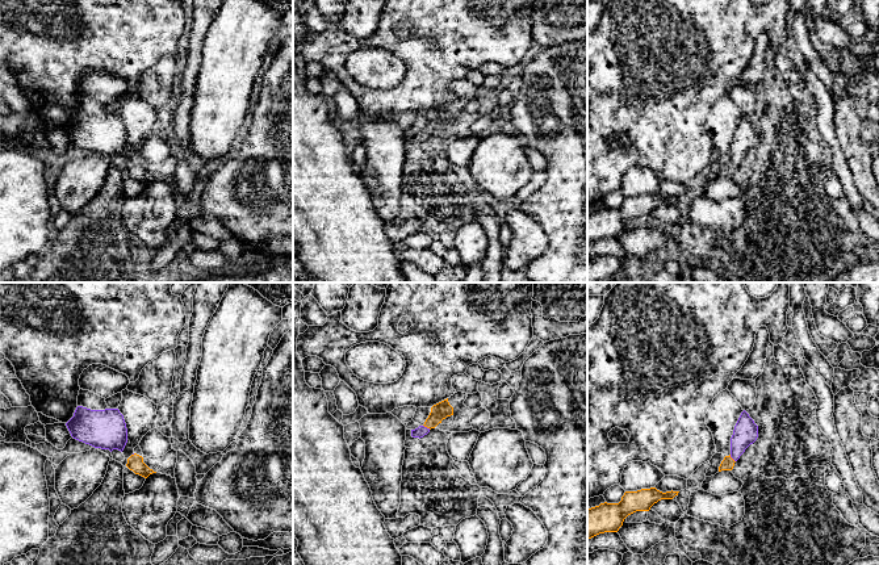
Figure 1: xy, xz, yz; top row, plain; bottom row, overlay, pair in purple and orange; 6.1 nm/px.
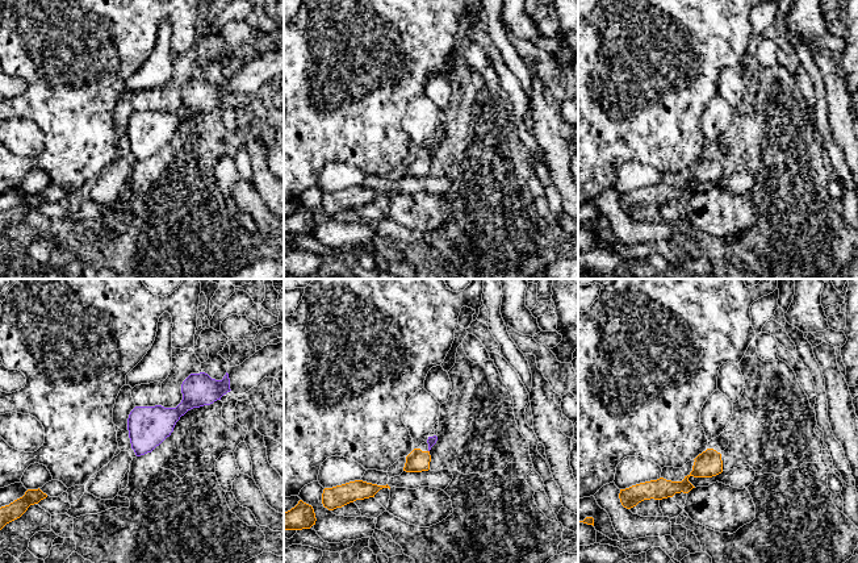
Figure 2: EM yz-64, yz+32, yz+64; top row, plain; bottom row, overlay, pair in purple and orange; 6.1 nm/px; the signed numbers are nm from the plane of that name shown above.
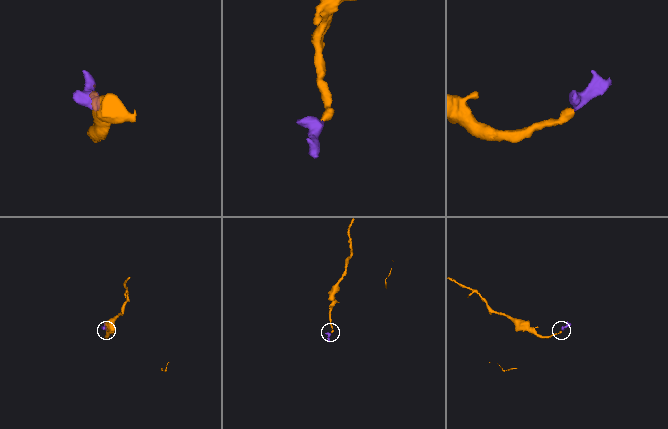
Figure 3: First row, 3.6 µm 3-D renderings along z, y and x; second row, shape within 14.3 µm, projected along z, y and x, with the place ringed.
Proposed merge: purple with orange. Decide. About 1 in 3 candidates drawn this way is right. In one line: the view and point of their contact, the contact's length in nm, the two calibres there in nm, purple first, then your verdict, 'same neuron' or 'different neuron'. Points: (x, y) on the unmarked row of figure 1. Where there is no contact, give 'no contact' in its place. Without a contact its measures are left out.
xz (426, 133) | 50 nm | 70/110 nm | same neuron

